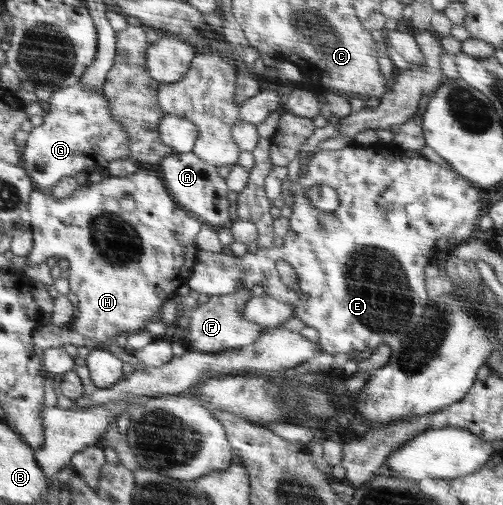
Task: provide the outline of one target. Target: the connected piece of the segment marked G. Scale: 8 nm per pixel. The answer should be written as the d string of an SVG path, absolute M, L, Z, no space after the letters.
M75 85L53 91L47 100L50 104L41 126L29 133L27 144L21 148L18 165L26 169L34 186L49 191L64 177L74 177L77 172L105 172L108 162L130 156L127 135L112 118L108 100L101 90L92 86Z

